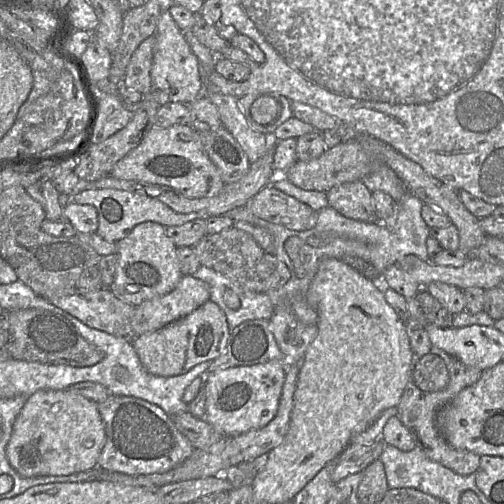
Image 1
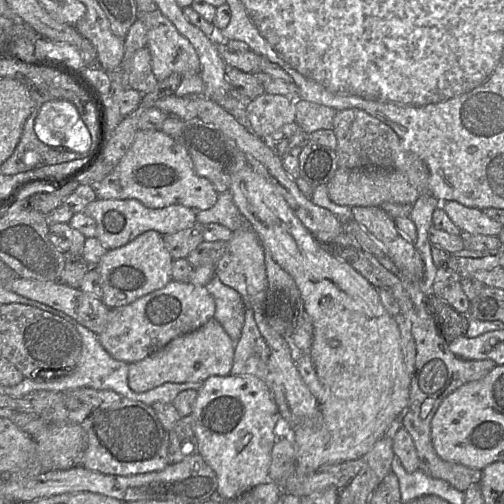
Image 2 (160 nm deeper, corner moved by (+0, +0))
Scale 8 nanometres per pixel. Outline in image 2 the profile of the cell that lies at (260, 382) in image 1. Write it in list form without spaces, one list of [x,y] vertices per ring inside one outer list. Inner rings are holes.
[[[211,376],[199,390],[191,415],[199,453],[215,471],[223,500],[235,499],[269,480],[280,412],[265,382],[255,376]]]

